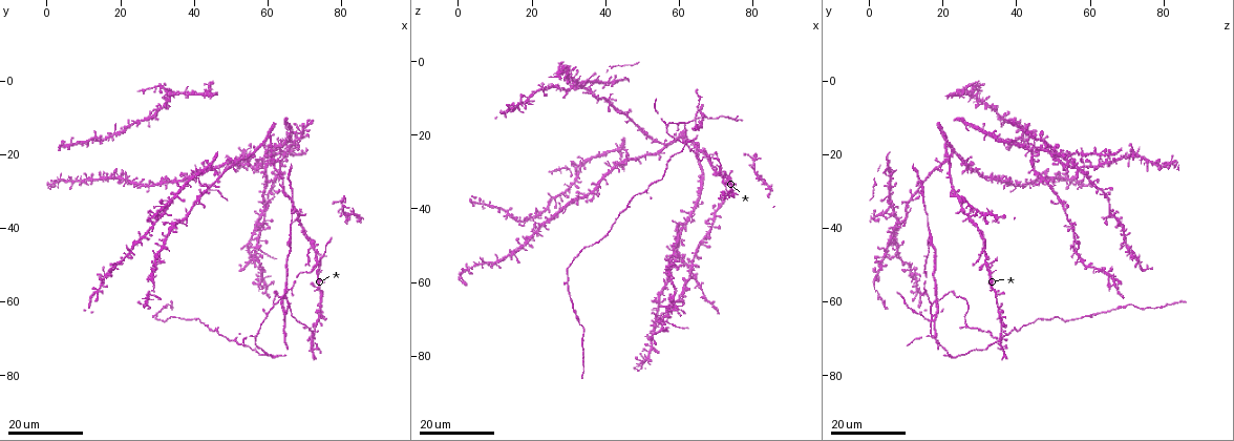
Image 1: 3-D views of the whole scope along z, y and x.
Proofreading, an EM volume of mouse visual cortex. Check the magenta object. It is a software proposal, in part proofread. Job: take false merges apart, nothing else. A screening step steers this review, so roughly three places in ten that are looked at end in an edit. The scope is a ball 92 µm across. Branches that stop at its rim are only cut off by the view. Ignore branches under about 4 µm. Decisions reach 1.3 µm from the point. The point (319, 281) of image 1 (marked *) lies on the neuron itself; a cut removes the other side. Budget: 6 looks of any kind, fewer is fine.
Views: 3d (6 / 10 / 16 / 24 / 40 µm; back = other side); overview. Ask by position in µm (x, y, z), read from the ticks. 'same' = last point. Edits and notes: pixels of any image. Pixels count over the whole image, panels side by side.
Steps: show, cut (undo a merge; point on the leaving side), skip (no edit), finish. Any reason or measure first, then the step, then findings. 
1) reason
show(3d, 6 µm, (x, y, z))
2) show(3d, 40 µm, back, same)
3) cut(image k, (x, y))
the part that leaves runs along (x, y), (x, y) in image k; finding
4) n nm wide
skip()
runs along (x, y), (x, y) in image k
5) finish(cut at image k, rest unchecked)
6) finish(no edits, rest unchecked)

four arms meet
show(3d, 16 µm, (72.0, 45.0, 31.0))

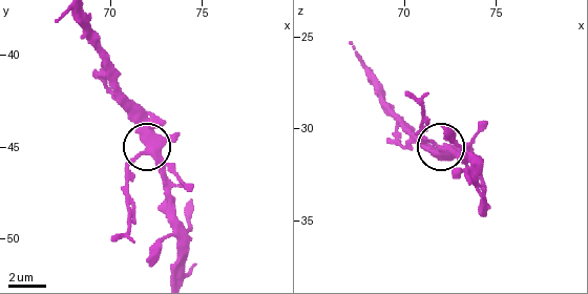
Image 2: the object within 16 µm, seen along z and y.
show(3d, 6 µm, (72.1, 45.0, 31.1))

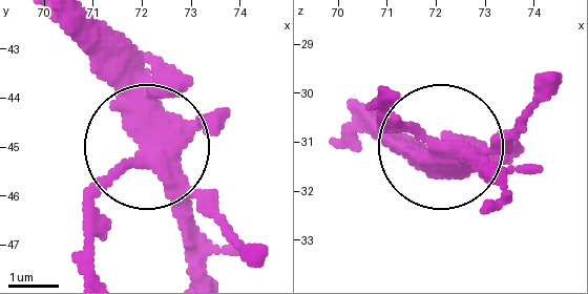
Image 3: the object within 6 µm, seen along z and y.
430 nm wide
cut(image 3, (85, 222))
the part that leaves runs along (126, 166), (88, 275) in image 3; two neurons meet here

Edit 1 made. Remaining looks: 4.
redraw
show(overview)

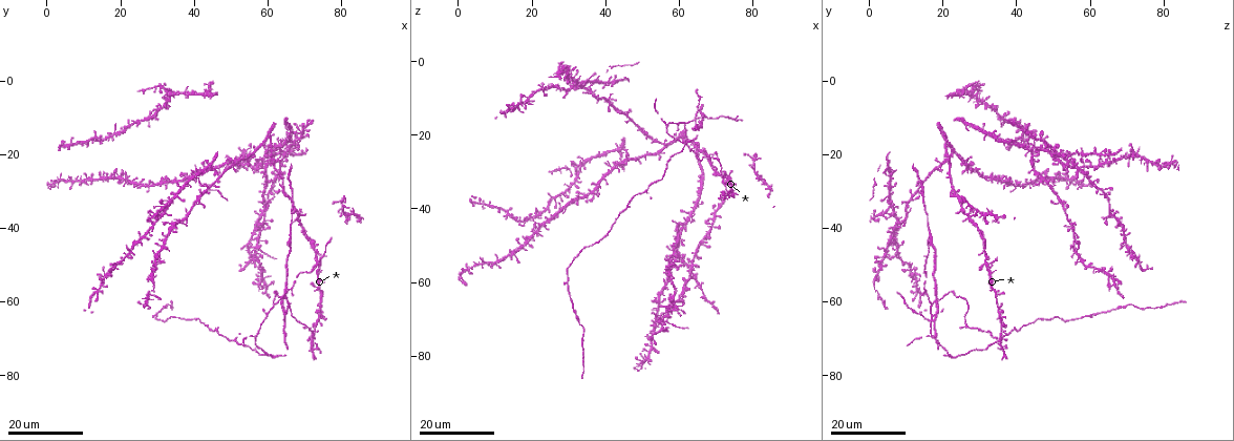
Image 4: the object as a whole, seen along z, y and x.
branch point
show(3d, 24 µm, (56.0, 69.0, 16.5))

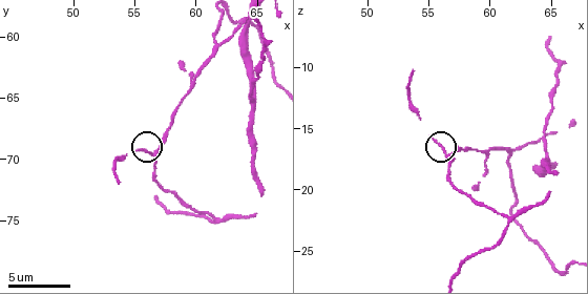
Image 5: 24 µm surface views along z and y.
show(3d, 6 µm, (56.4, 69.6, 17.2))

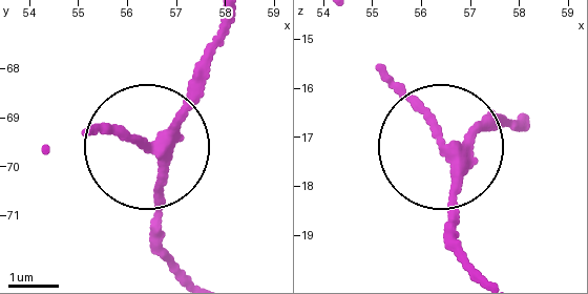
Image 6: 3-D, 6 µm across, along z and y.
skip()
runs along (230, 23), (151, 148), (168, 257) in image 6; continuous, no second neuron

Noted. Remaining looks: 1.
three-way junction
show(3d, 10 µm, (59.6, 63.8, 17.0))

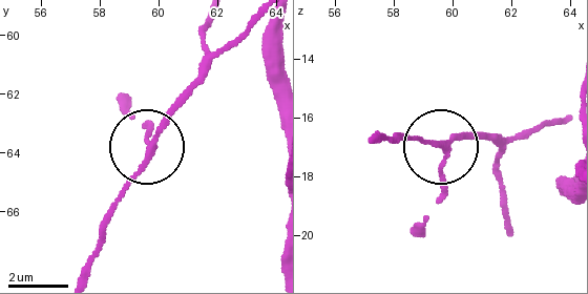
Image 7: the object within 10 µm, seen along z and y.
180 nm wide
skip()
all the same neuron

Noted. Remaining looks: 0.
finish(cut at image 3, rest unchecked)

